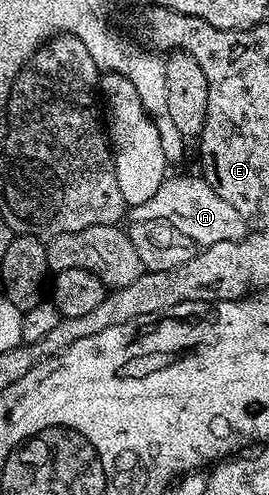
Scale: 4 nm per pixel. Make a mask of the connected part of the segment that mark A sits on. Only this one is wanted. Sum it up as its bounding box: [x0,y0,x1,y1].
[128,175,247,247]

